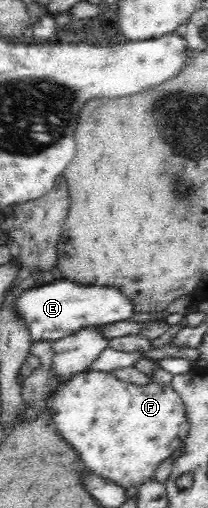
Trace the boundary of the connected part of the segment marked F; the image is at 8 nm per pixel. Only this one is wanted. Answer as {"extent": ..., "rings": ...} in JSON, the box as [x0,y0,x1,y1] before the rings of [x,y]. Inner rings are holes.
{"extent":[50,373,188,488],"rings":[[[80,373],[60,384],[52,394],[53,407],[50,408],[56,429],[60,435],[80,453],[84,463],[96,473],[114,483],[127,488],[139,485],[153,475],[155,467],[167,458],[185,440],[188,420],[180,396],[168,385],[148,383],[146,387],[120,381],[112,373]]]}

